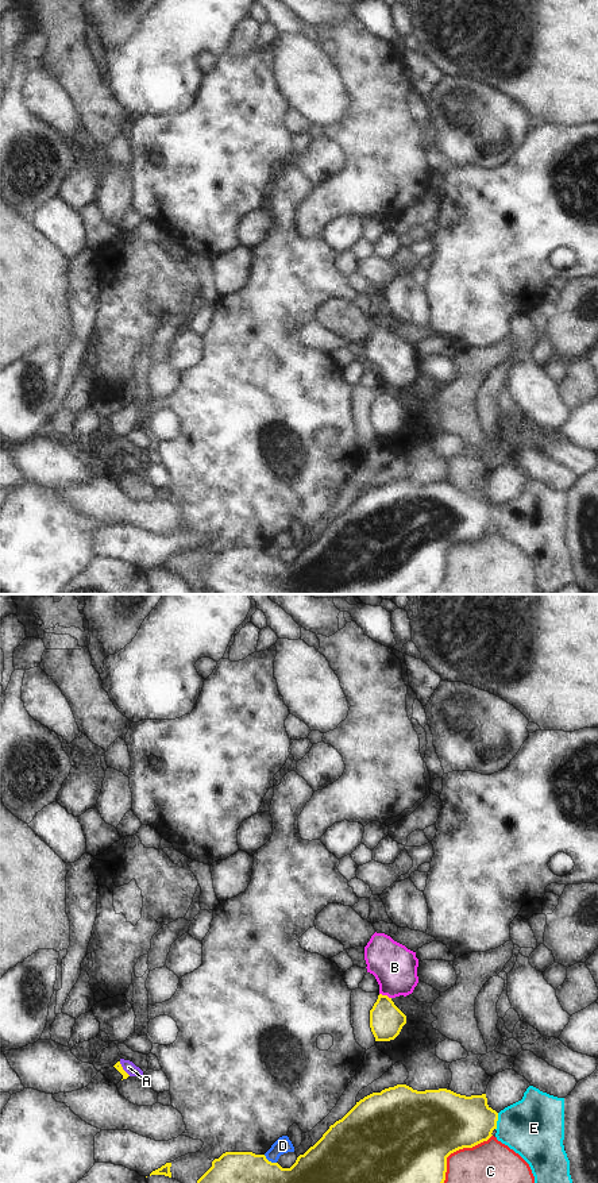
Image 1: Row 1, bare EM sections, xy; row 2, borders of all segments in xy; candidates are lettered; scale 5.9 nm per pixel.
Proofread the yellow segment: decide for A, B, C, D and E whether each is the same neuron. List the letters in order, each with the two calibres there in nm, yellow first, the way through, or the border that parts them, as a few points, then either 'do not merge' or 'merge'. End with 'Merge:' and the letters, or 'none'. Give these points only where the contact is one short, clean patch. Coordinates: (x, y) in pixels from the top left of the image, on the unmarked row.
A: calibres 50 and 70 nm; way xy (118, 461), (122, 463), (128, 462); merge
B: calibres 200 and 260 nm; do not merge
C: calibres 500 and 440 nm; do not merge
D: calibres 480 and 100 nm; do not merge
E: calibres 320 and 360 nm; do not merge
Merge: A

